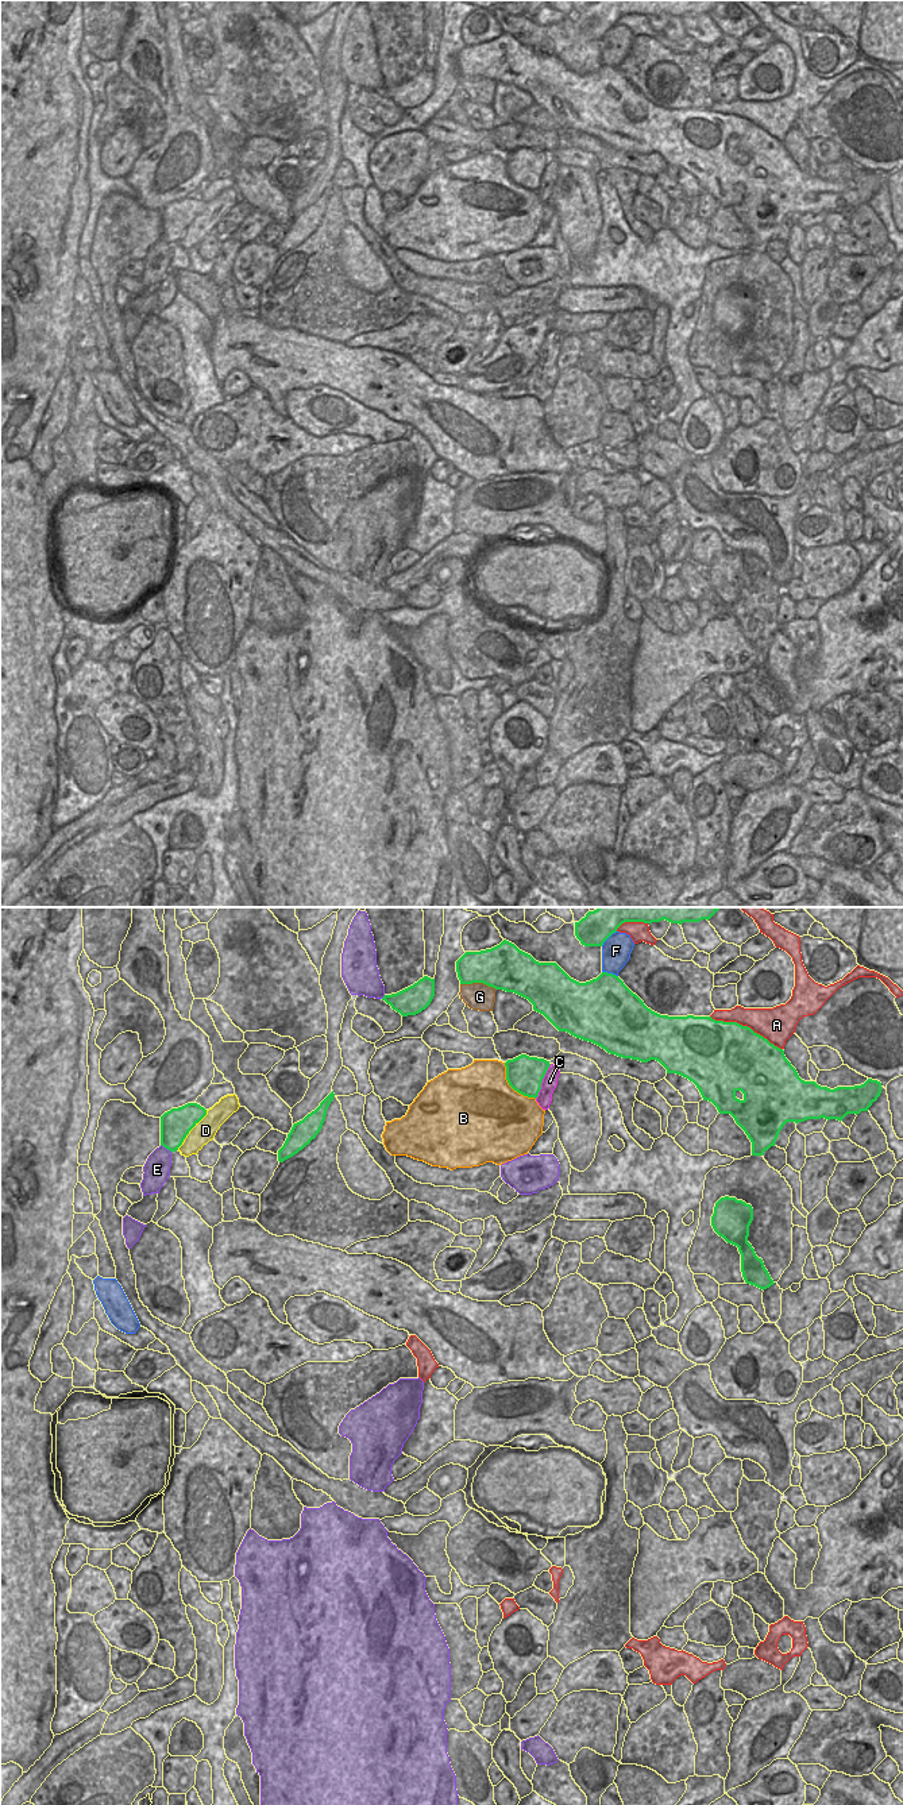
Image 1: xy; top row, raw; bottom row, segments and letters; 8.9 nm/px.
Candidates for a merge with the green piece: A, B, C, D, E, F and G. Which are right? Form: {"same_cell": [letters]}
{"same_cell": []}

